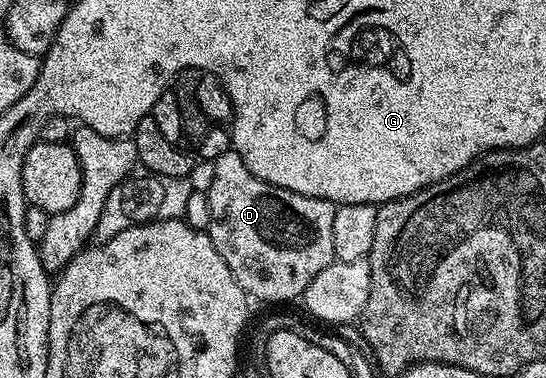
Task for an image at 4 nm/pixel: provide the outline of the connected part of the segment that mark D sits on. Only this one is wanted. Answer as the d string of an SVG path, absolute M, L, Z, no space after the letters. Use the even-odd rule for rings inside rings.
M233 150L220 154L212 168L210 188L205 189L210 211L208 231L220 258L228 262L228 270L247 297L297 301L308 282L335 261L332 218L336 205L256 178L244 166L244 158Z

